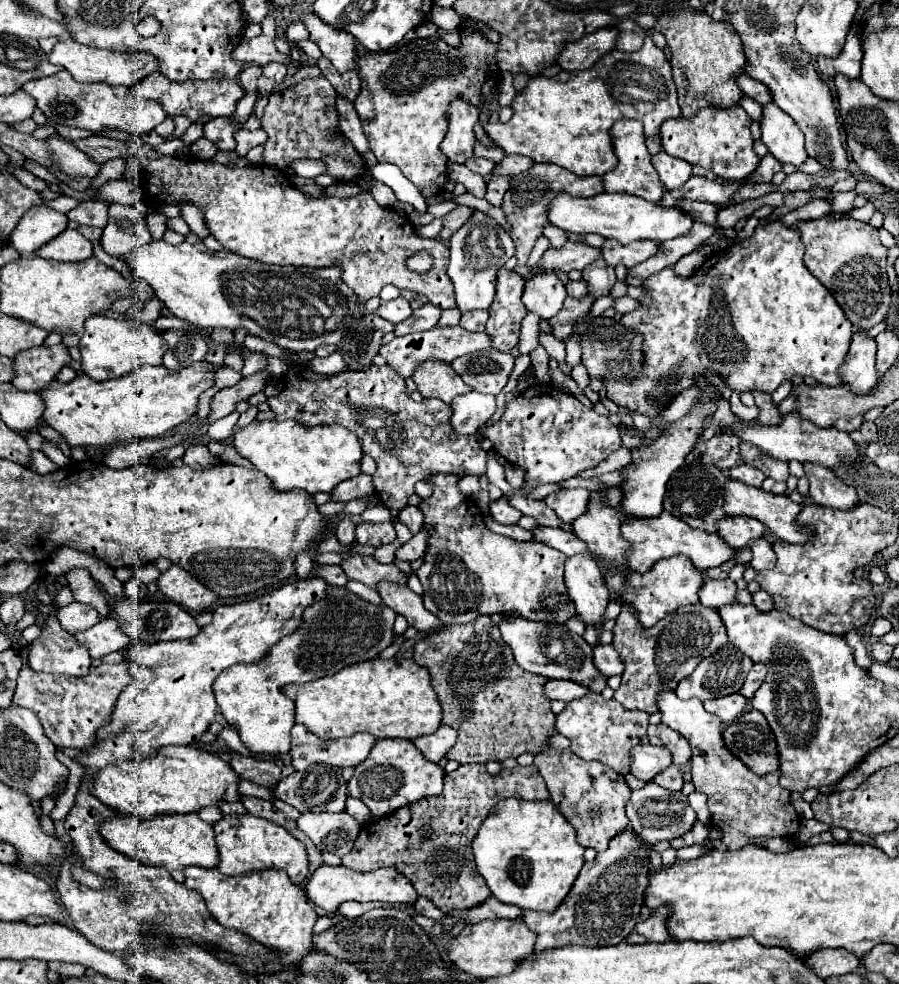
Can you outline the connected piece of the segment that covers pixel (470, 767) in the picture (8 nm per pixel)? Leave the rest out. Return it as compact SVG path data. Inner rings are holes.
M464 764L446 774L442 794L420 798L390 816L372 818L364 824L354 848L342 856L342 864L360 872L394 866L414 884L418 896L432 900L444 914L454 908L472 908L492 894L484 878L478 874L474 860L468 858L472 840L490 808L498 800L510 796L544 800L548 798L548 788L534 766L504 768L500 776L490 776L484 764ZM438 860L442 860L444 866L438 868Z

